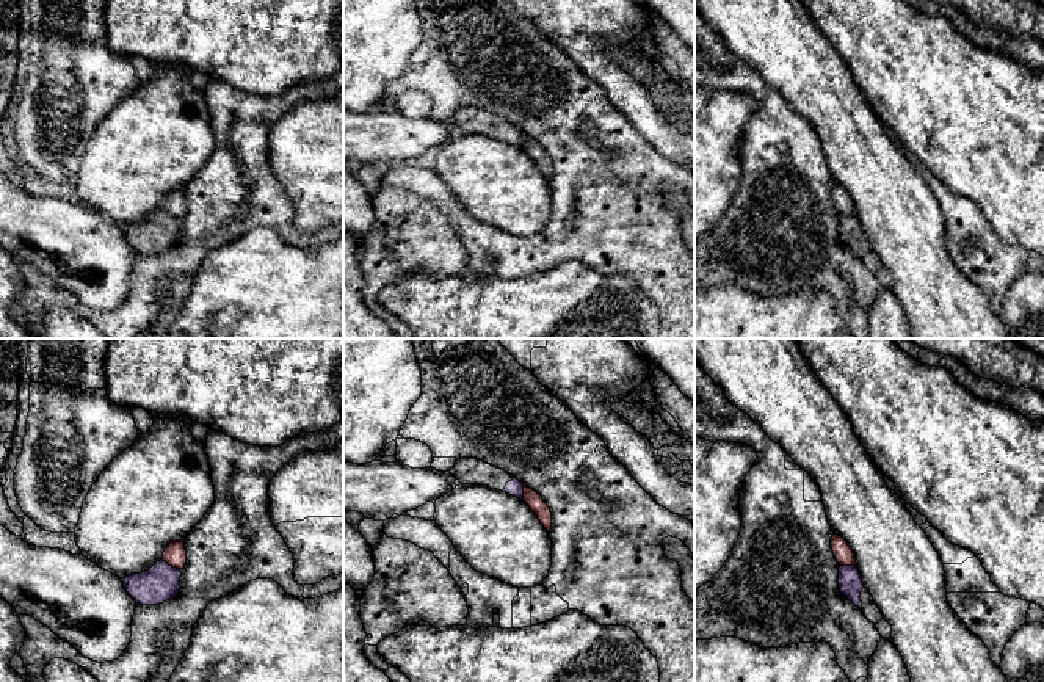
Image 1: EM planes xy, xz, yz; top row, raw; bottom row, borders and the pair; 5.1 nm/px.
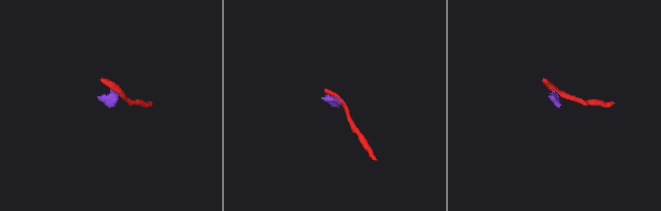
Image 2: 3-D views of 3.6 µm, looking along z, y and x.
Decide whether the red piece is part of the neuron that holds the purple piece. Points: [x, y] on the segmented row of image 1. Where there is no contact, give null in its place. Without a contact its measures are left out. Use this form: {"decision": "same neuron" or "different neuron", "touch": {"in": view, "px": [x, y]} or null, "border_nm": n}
{"decision": "different neuron", "touch": {"in": "xy", "px": [171, 566]}, "border_nm": 110}

